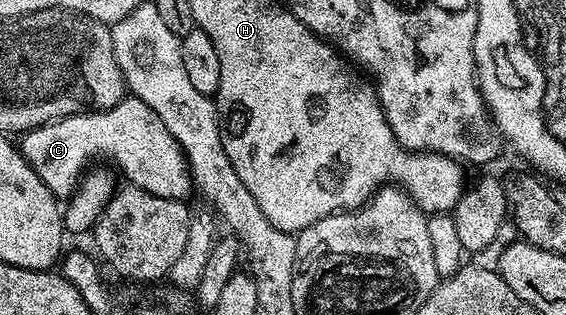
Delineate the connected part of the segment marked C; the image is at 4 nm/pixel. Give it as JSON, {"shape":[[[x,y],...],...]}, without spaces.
{"shape":[[[133,94],[123,96],[120,103],[111,108],[77,112],[75,116],[34,128],[21,140],[23,158],[57,198],[74,195],[78,181],[91,167],[93,156],[103,156],[111,160],[106,161],[111,165],[118,164],[117,171],[122,171],[127,176],[125,179],[137,188],[148,190],[148,194],[185,201],[186,195],[192,192],[190,164],[178,140],[168,134],[168,126],[160,122],[160,114]]]}

